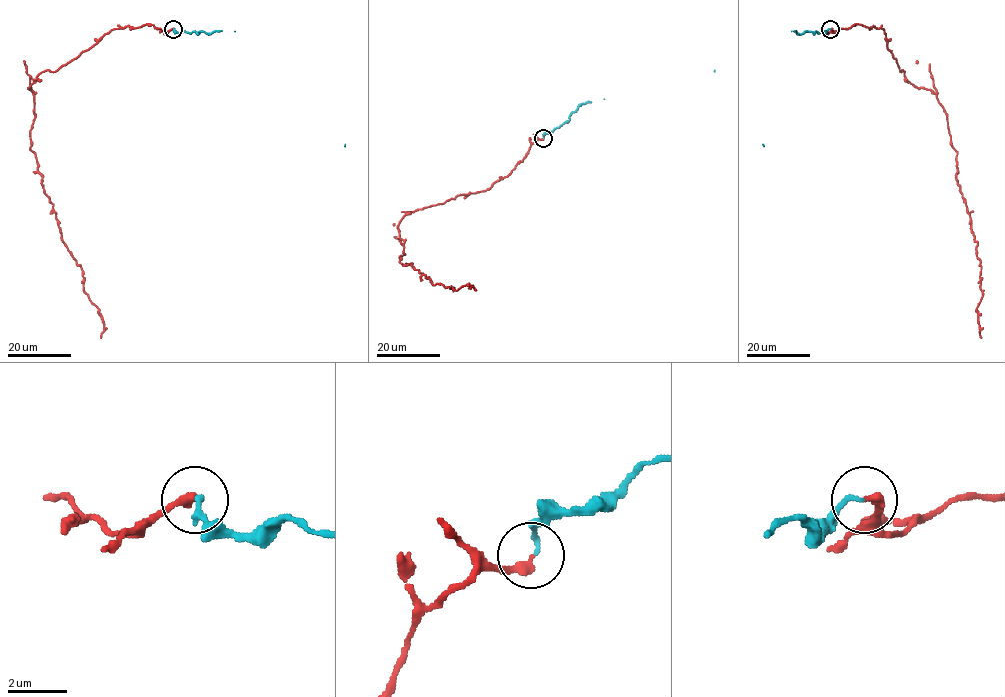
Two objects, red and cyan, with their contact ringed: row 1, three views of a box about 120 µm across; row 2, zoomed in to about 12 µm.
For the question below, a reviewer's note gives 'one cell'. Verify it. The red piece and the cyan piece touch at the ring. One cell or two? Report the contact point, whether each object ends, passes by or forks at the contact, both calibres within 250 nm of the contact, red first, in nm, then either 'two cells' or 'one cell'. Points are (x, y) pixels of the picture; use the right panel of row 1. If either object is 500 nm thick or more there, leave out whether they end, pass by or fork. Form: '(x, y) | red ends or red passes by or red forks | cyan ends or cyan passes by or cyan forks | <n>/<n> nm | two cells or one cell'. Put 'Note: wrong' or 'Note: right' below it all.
(830, 29) | red ends | cyan ends | 320/140 nm | one cell
Note: right

